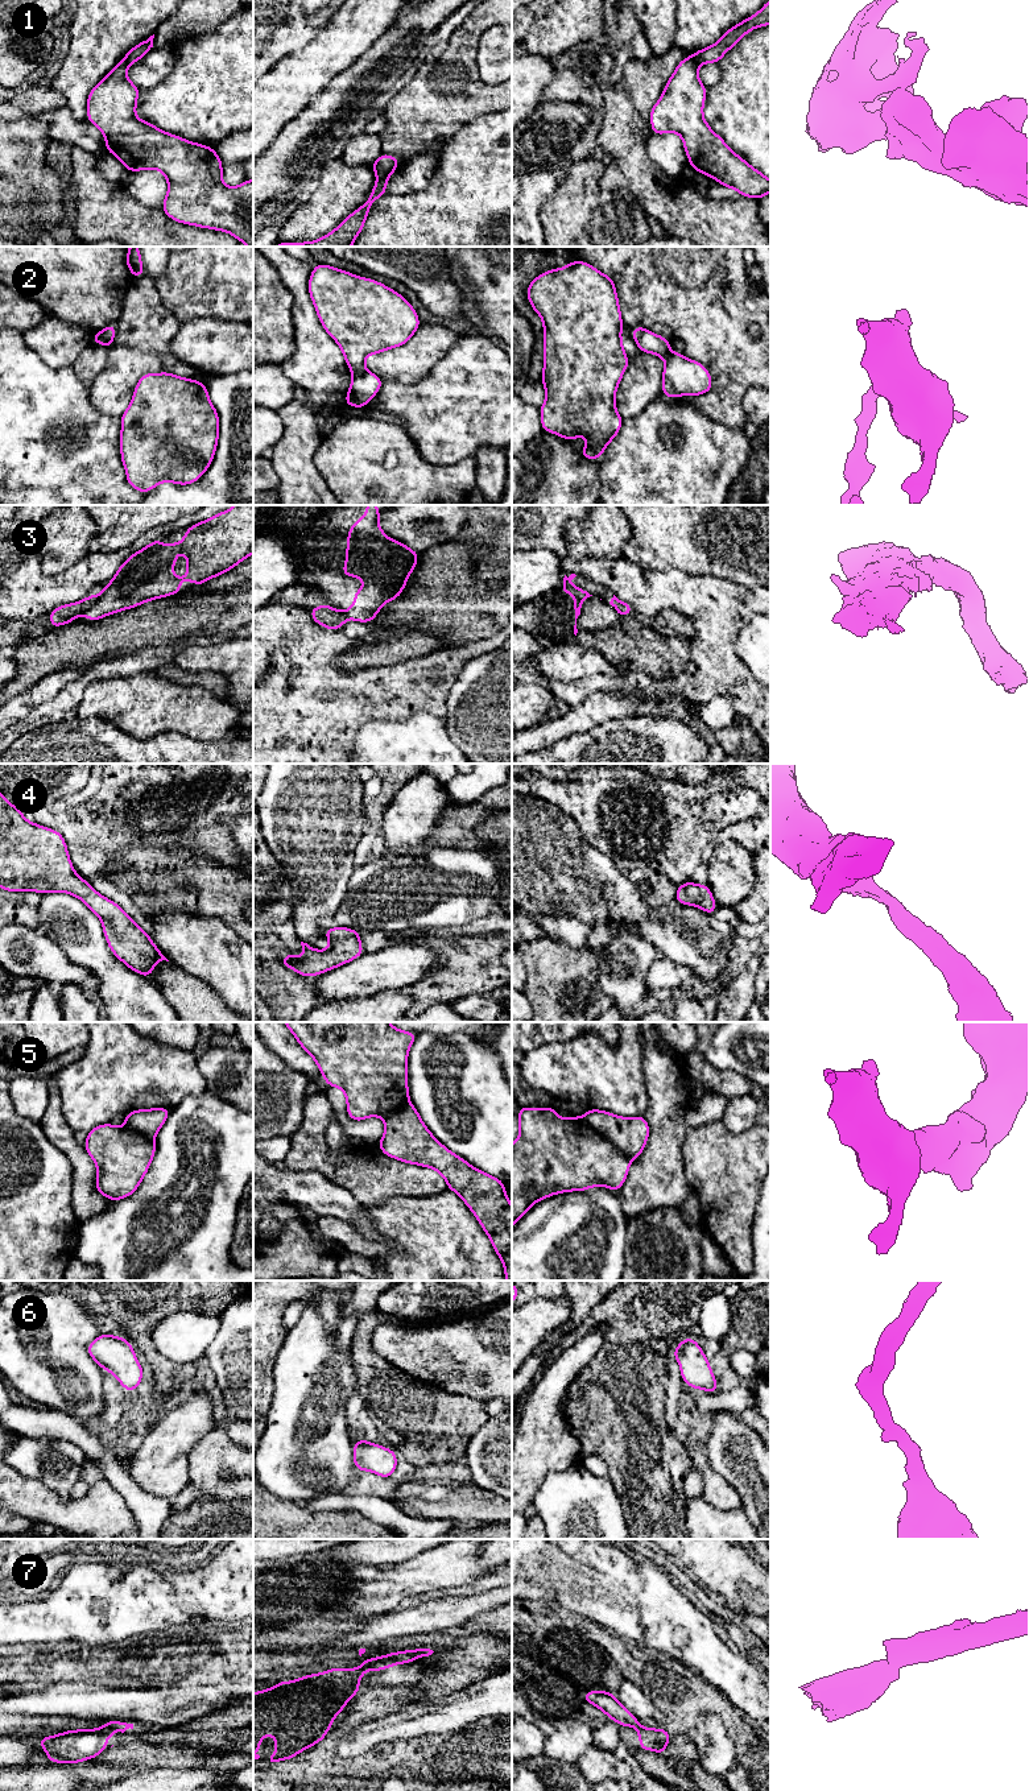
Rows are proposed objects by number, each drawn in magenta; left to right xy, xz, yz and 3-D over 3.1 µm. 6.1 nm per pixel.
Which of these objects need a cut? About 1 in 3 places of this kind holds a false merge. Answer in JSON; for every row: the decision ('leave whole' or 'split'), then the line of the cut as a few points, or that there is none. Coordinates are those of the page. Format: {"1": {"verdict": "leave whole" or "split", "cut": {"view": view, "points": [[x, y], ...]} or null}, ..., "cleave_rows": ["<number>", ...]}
{"1": {"verdict": "split", "cut": {"view": "xz", "points": [[389, 174], [377, 180]]}}, "2": {"verdict": "split", "cut": {"view": "xz", "points": [[368, 371], [354, 376]]}}, "3": {"verdict": "split", "cut": {"view": "xy", "points": [[95, 598], [81, 613]]}}, "4": {"verdict": "leave whole", "cut": null}, "5": {"verdict": "split", "cut": {"view": "yz", "points": [[583, 1117], [629, 1161]]}}, "6": {"verdict": "leave whole", "cut": null}, "7": {"verdict": "split", "cut": {"view": "xy", "points": [[106, 1725], [118, 1730]]}}, "cleave_rows": ["1", "2", "3", "5", "7"]}

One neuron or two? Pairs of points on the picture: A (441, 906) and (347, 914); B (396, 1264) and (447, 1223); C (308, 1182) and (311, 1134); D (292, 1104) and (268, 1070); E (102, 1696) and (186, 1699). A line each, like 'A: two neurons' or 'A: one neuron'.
A: one neuron
B: one neuron
C: two neurons
D: one neuron
E: one neuron

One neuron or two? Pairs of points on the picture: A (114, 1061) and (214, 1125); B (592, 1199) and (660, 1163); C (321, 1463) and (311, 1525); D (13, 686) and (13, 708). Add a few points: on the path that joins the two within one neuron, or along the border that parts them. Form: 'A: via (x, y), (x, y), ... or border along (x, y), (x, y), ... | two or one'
A: border along (206, 1090), (198, 1095), (187, 1095), (170, 1108) | two
B: border along (618, 1192), (623, 1212), (628, 1217) | two
C: border along (275, 1494), (286, 1500), (305, 1502) | two
D: border along (40, 679), (13, 697) | two

